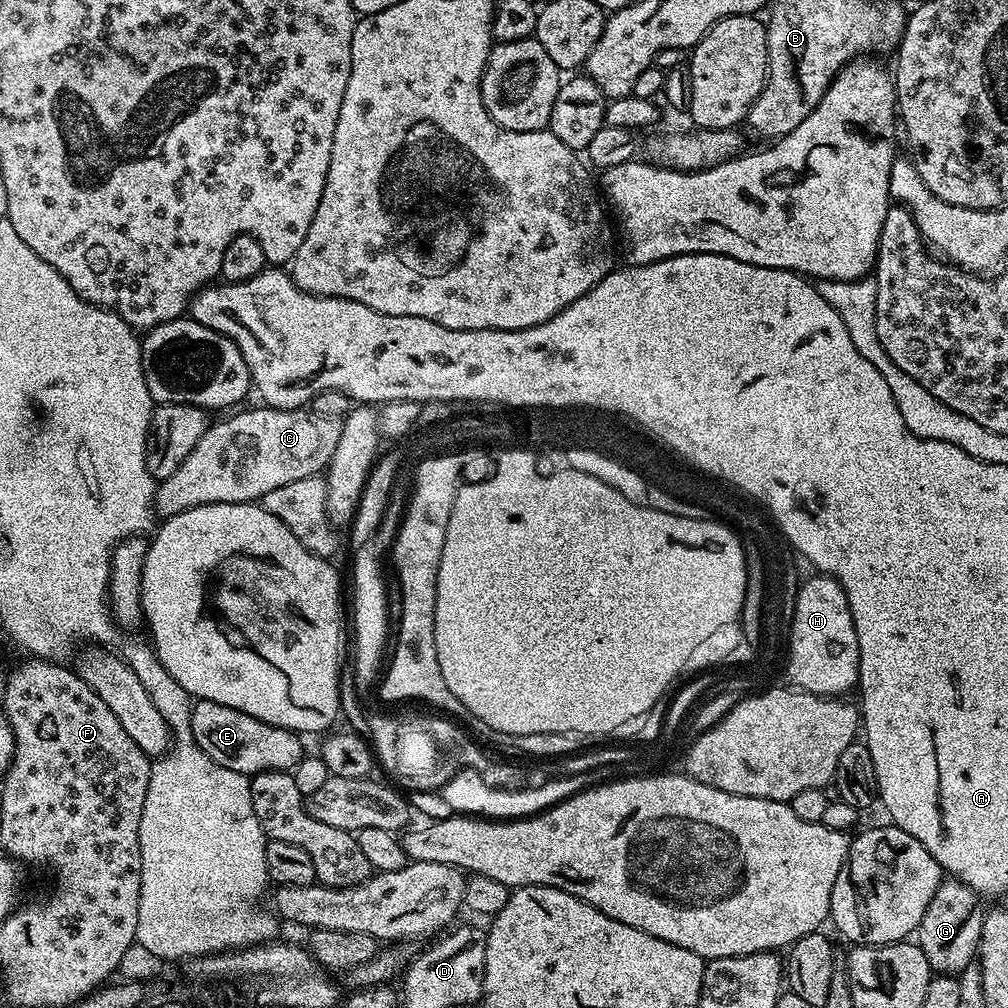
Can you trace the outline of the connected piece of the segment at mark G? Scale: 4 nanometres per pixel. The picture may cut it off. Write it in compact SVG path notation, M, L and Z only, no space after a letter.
M955 878L941 879L940 885L934 890L914 933L915 943L919 944L922 954L926 954L926 962L933 973L959 974L977 959L984 917L980 914L972 916L976 903L976 893Z

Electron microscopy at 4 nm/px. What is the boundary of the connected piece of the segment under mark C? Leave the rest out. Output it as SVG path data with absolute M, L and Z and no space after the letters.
M245 407L240 410L245 412L237 411L235 414L225 415L228 417L217 424L216 421L209 423L206 434L198 438L198 446L194 446L186 462L182 462L182 466L178 466L178 470L170 474L170 478L159 481L154 505L157 517L167 518L174 514L182 514L194 506L207 504L256 502L270 494L270 490L278 490L278 486L290 486L290 482L320 476L327 469L330 458L334 458L334 450L338 447L341 426L339 419L323 417L304 408L259 407Z

